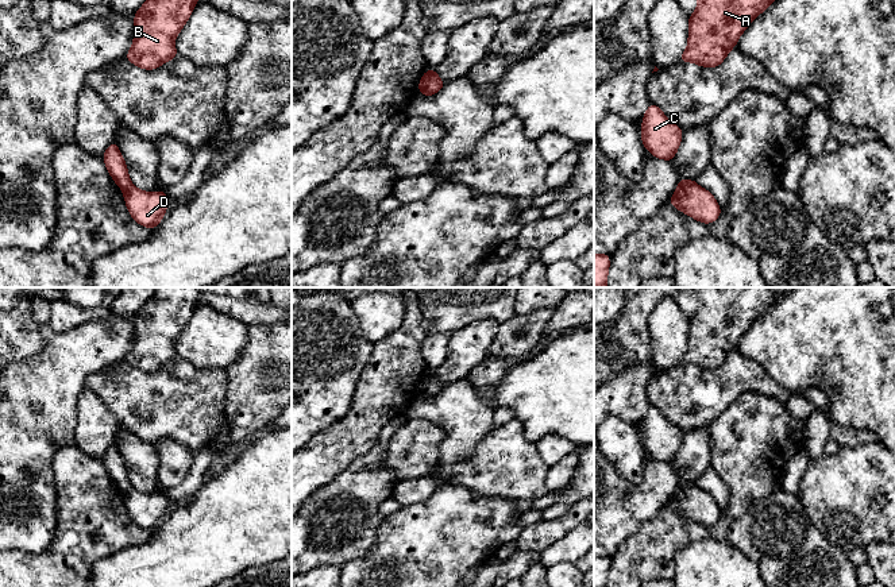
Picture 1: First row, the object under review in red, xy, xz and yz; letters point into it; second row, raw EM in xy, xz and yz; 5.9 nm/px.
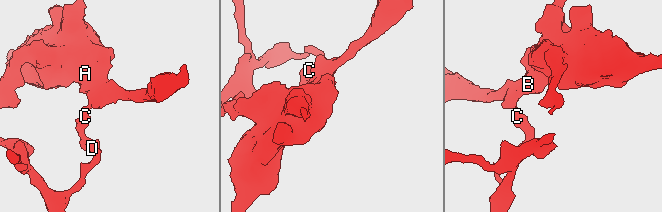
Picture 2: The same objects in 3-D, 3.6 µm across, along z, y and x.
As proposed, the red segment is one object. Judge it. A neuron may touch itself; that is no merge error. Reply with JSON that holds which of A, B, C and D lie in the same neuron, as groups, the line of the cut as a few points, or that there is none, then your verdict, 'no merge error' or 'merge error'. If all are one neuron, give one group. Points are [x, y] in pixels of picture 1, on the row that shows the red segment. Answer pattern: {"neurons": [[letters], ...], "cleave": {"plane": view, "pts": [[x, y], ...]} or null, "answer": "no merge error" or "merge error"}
{"neurons": [["A", "B", "C"], ["D"]], "cleave": {"plane": "xz", "pts": [[432, 69], [428, 84], [420, 92]]}, "answer": "merge error"}

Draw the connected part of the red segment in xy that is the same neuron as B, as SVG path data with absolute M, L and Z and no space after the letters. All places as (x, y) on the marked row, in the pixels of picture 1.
M147 0L134 19L134 43L126 59L154 70L178 57L174 39L190 18L197 0Z

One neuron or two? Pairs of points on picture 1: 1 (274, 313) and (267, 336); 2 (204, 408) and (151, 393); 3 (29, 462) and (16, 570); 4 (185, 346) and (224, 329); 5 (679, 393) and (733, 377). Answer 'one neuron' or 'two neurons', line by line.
1: two neurons
2: one neuron
3: two neurons
4: one neuron
5: one neuron

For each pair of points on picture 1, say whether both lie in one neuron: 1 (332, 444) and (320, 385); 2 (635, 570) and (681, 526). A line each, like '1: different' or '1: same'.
1: different
2: same

